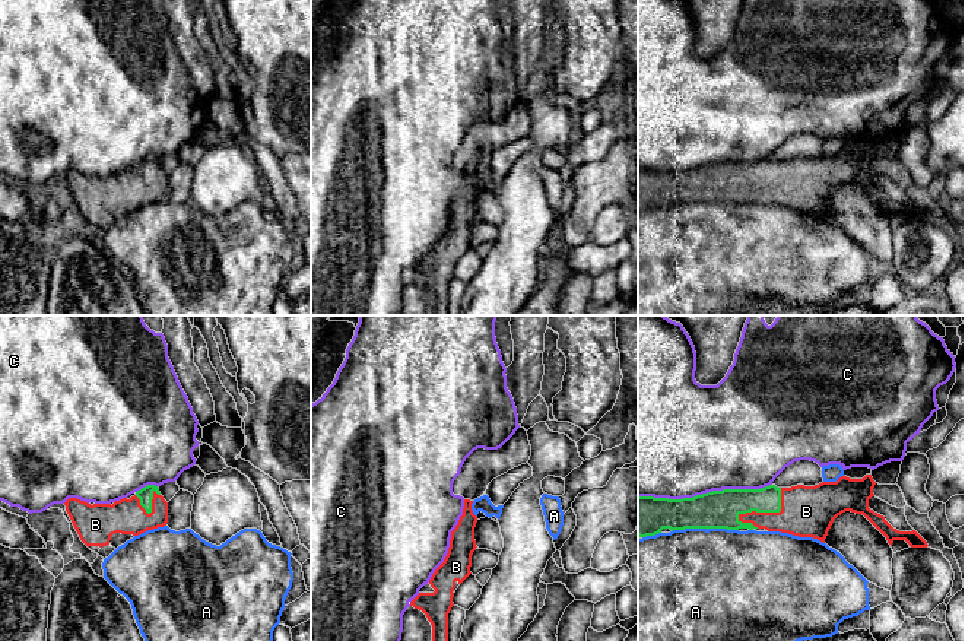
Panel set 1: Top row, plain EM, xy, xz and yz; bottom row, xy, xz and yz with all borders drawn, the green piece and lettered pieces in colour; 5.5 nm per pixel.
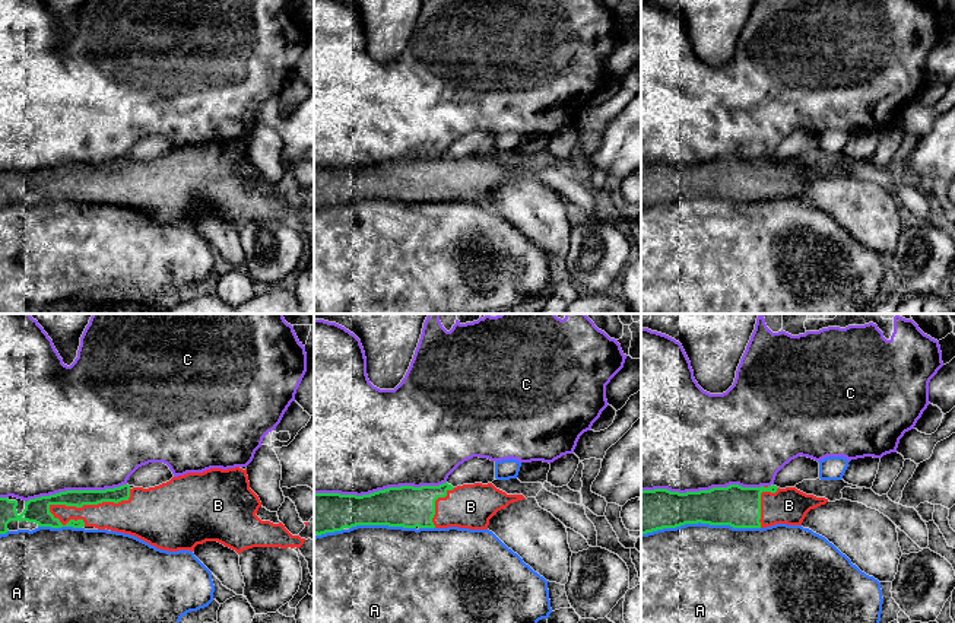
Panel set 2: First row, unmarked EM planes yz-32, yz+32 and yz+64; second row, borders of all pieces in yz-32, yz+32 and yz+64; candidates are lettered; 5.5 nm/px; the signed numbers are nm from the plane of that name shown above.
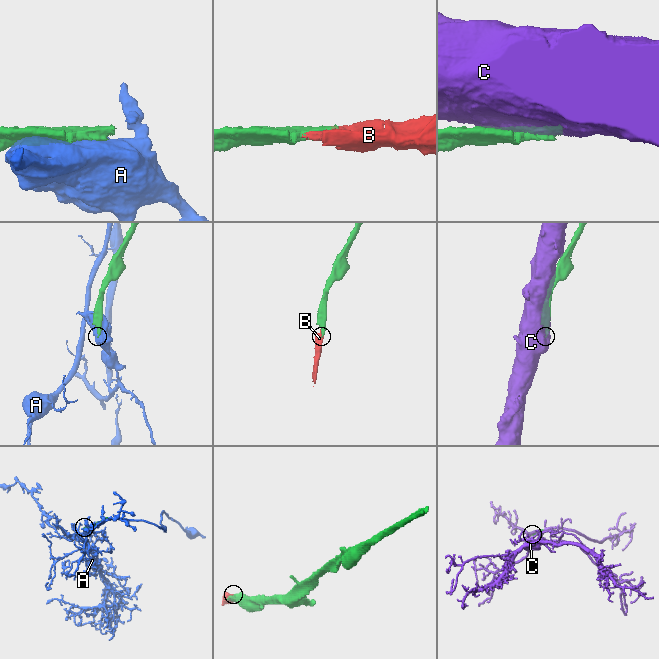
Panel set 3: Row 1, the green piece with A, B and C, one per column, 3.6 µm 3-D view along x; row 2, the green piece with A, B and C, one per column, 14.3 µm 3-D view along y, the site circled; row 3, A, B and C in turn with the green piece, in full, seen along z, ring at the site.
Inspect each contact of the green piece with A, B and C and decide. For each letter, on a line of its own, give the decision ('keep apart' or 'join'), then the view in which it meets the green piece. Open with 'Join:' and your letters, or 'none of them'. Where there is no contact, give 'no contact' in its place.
Join: B
A: keep apart; meets green in yz
B: join; meets green in yz
C: keep apart; meets green in yz

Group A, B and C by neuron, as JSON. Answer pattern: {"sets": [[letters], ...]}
{"sets": [["A"], ["B"], ["C"]]}

